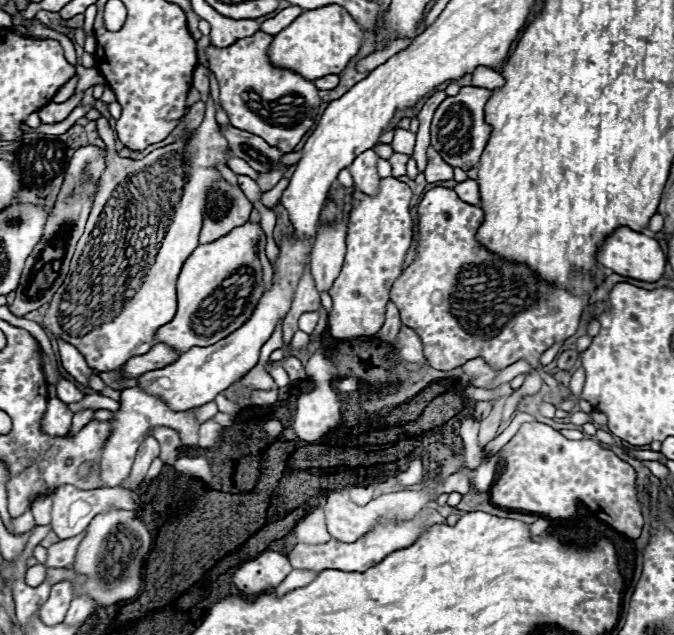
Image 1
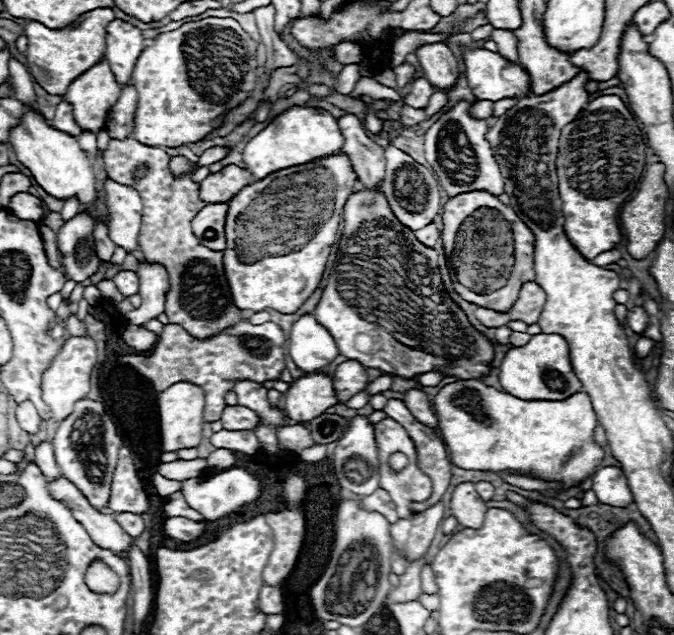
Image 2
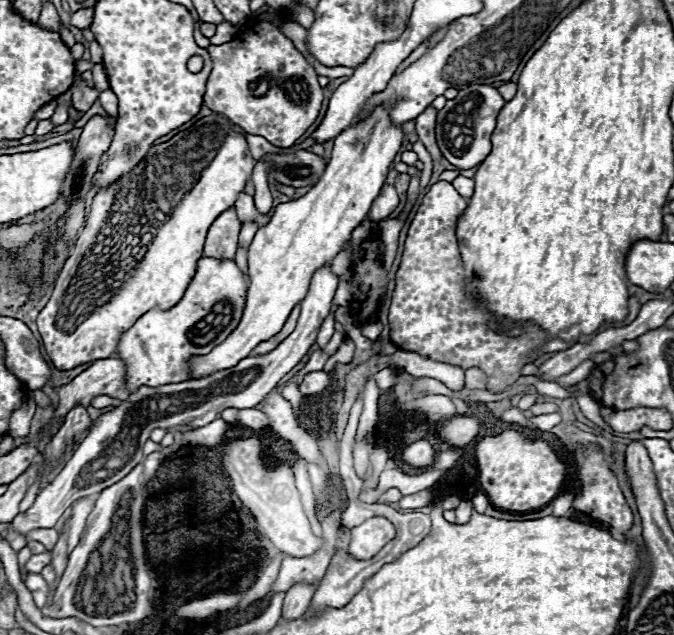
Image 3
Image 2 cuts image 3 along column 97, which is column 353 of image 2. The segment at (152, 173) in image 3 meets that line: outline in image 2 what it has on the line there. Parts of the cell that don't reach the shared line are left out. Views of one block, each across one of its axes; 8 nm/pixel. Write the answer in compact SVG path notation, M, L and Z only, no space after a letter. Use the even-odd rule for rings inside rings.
M362 190L348 198L338 252L314 318L330 332L342 356L394 376L412 378L430 370L442 370L446 376L456 376L458 380L480 380L490 372L490 360L494 358L494 344L468 324L466 314L446 294L438 272L438 254L422 246L414 238L414 232L394 218L382 192L370 194Z

